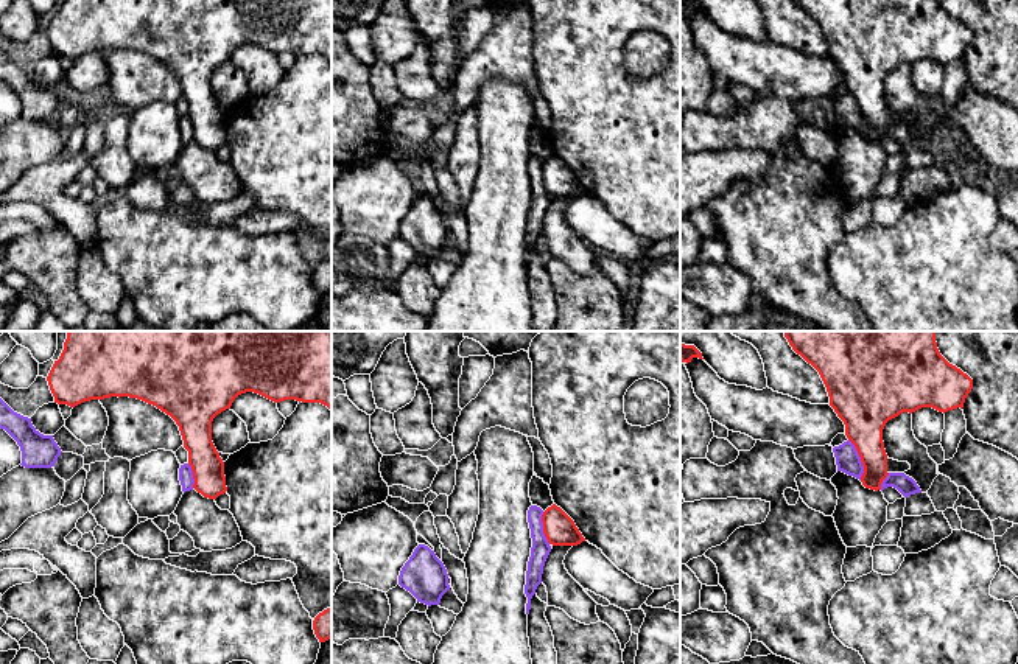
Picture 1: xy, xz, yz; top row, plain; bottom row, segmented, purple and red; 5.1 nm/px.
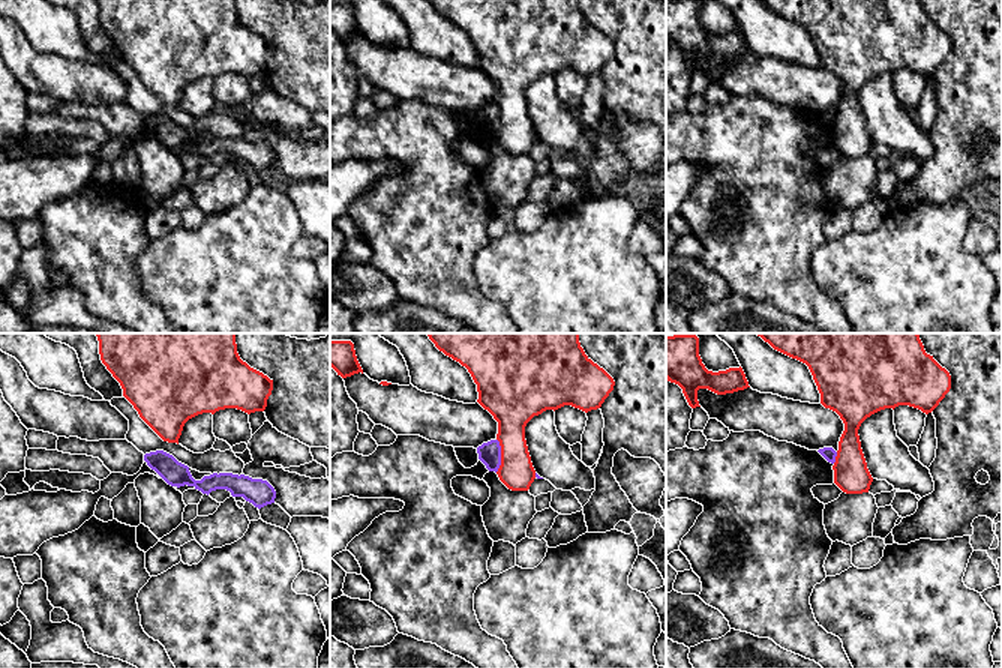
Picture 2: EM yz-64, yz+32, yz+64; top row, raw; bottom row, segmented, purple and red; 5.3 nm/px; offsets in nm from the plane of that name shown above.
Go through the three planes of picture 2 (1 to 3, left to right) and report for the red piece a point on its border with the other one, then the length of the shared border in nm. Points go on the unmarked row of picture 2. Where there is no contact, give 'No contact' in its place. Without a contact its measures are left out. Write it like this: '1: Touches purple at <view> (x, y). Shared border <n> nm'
1: No contact
2: Touches purple at yz+32 (500, 119). Shared border 180 nm
3: Touches purple at yz+64 (834, 122). Shared border 70 nm

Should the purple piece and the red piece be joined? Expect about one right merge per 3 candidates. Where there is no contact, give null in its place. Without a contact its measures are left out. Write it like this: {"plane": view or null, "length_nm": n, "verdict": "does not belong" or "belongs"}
{"plane": "yz", "length_nm": 220, "verdict": "does not belong"}

